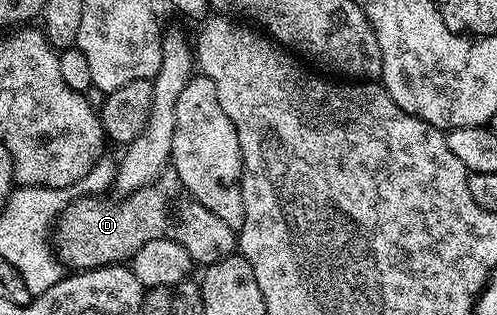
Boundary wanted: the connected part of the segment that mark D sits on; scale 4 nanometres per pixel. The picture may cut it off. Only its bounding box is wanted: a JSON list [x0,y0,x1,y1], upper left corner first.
[54,171,238,271]

